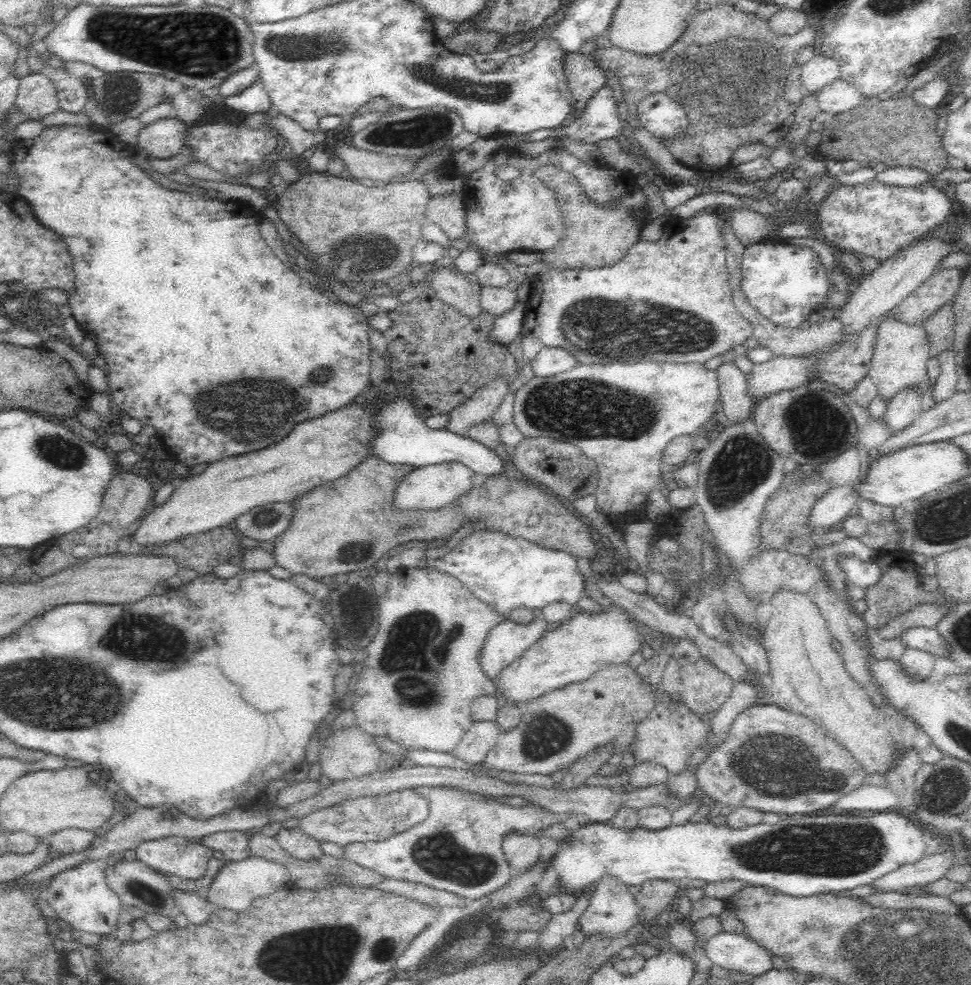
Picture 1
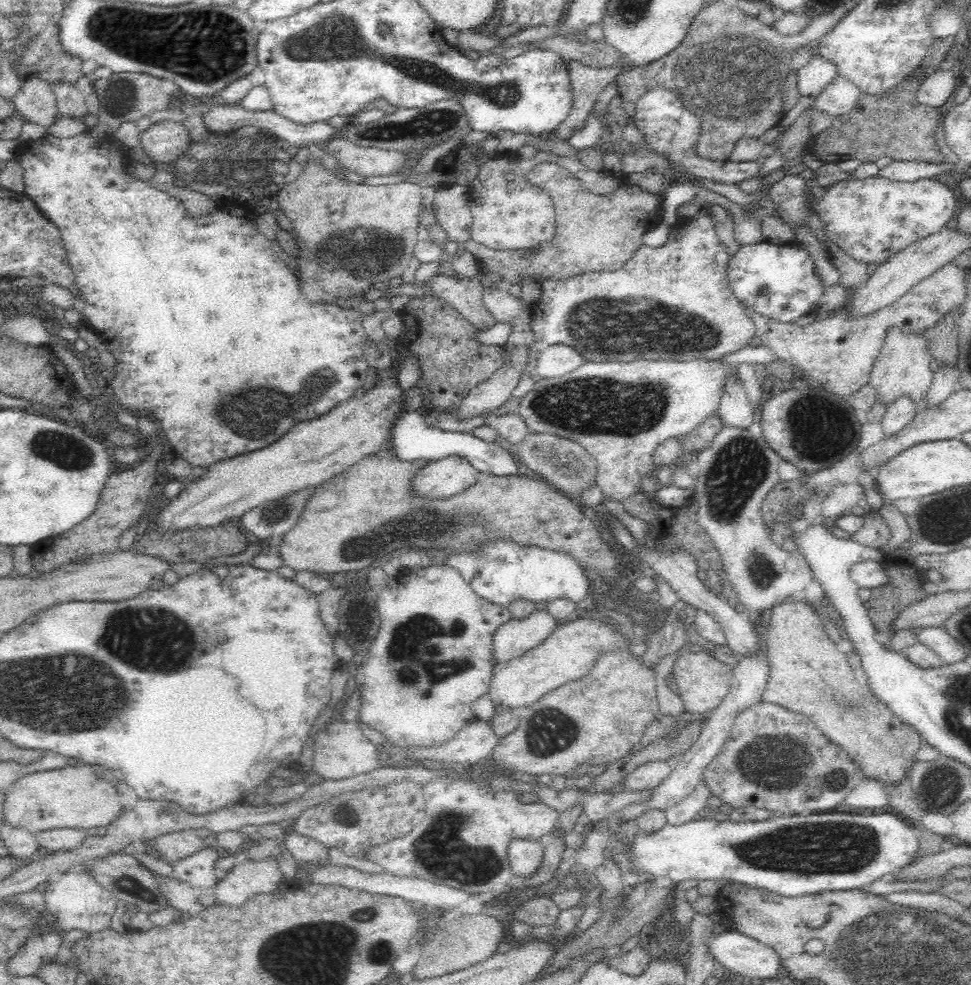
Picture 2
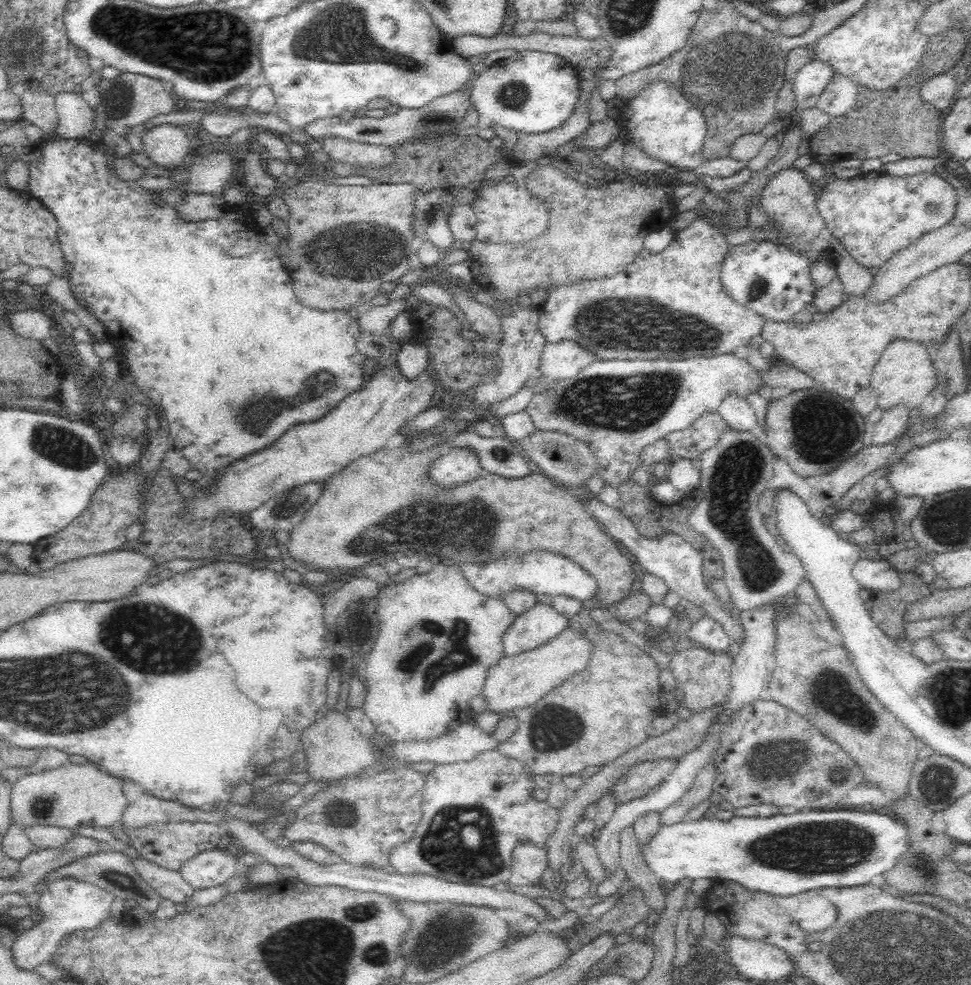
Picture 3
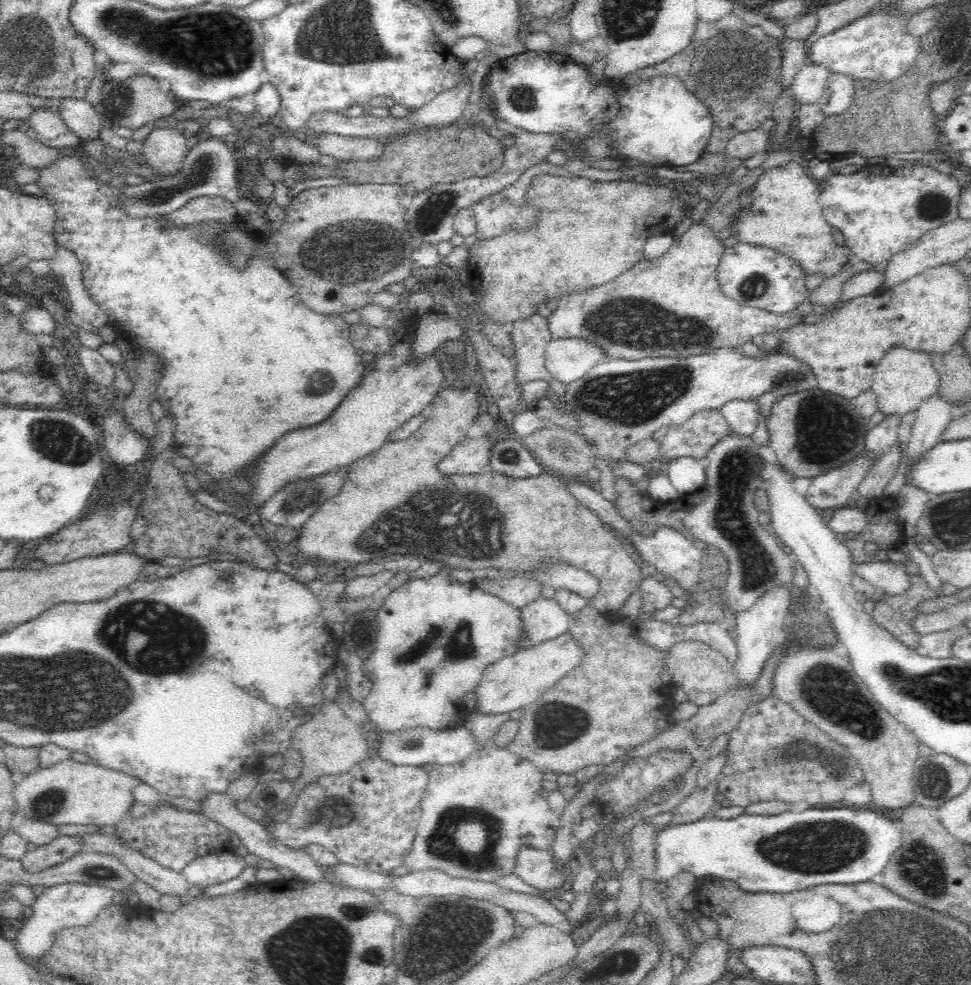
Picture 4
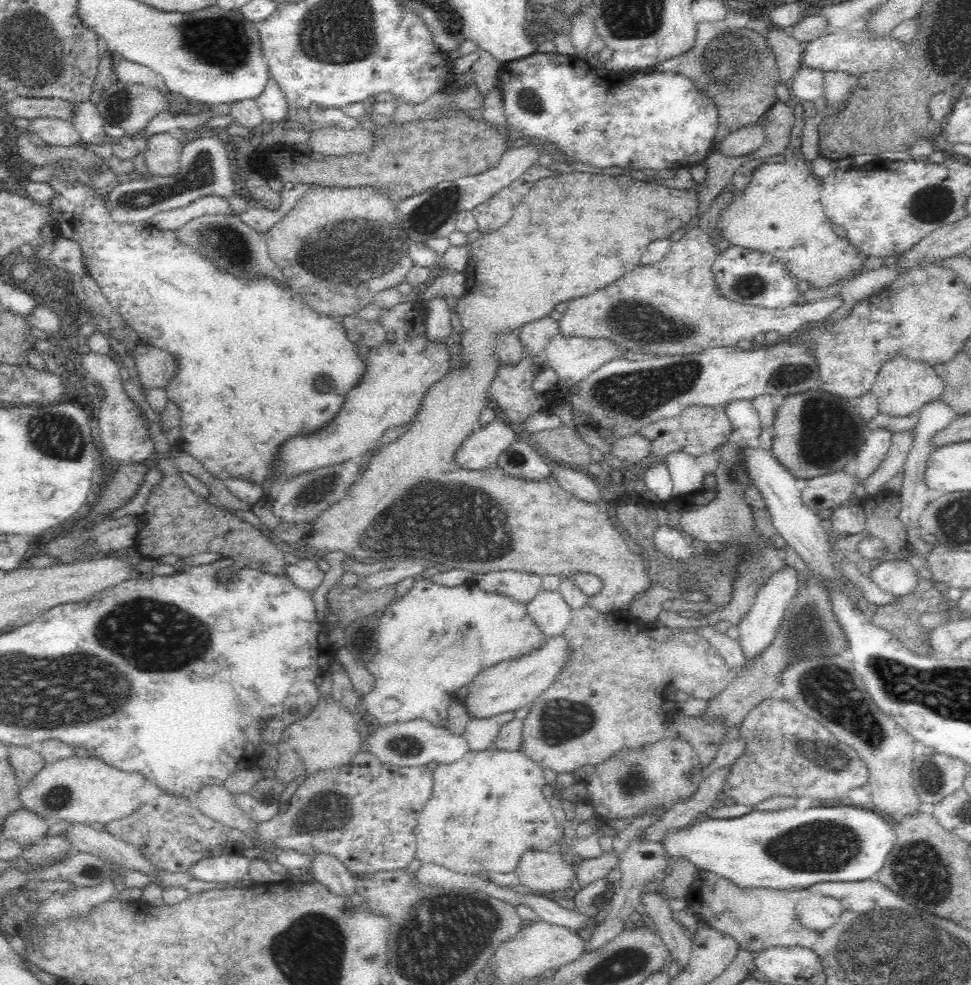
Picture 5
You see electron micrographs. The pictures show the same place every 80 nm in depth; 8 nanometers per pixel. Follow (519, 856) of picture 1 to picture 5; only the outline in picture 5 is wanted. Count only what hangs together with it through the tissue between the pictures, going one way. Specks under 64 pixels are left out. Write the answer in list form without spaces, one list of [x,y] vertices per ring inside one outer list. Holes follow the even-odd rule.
[[[556,849],[550,851],[526,850],[518,860],[515,874],[521,885],[535,890],[536,893],[570,889],[570,884],[575,881],[573,868],[564,861],[562,853]]]

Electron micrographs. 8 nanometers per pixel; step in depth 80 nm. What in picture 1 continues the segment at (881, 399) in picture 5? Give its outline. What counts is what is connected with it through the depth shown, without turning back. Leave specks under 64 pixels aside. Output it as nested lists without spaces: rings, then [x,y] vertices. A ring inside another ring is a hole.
[[[884,316],[876,329],[877,338],[867,375],[876,383],[877,393],[889,401],[903,388],[917,386],[922,388],[923,394],[928,386],[926,362],[931,358],[930,337],[923,323],[908,324],[894,317]]]

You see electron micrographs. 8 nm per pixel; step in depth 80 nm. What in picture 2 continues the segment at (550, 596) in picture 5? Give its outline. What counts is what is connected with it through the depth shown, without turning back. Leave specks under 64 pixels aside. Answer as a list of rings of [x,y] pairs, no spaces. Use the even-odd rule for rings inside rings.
[[[535,610],[523,619],[510,619],[500,624],[492,636],[494,666],[505,663],[538,646],[561,622],[548,611]]]

